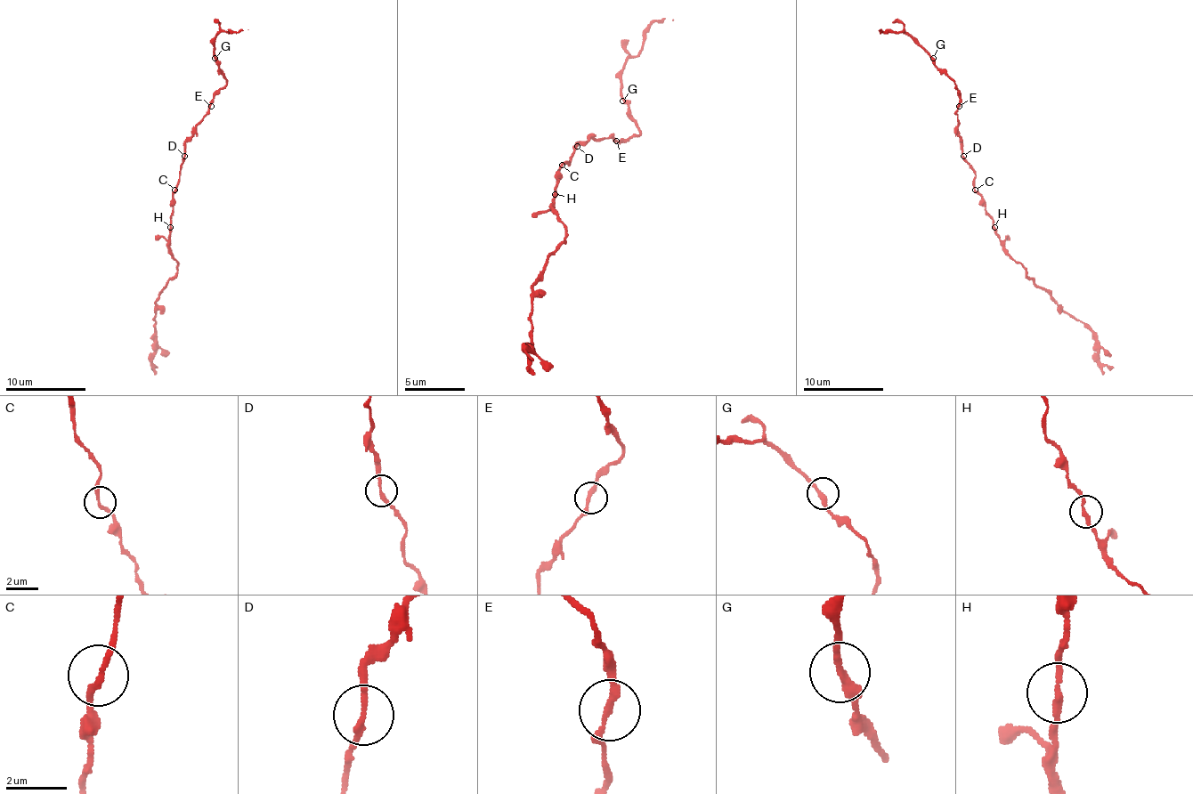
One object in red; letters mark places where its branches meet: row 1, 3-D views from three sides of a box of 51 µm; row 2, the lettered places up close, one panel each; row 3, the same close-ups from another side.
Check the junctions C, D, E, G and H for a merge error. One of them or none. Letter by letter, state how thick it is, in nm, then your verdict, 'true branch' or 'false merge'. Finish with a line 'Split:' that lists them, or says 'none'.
C: 190 nm thick; true branch
D: 200 nm thick; true branch
E: 220 nm thick; true branch
G: 260 nm thick; true branch
H: 220 nm thick; false merge
Split: H

